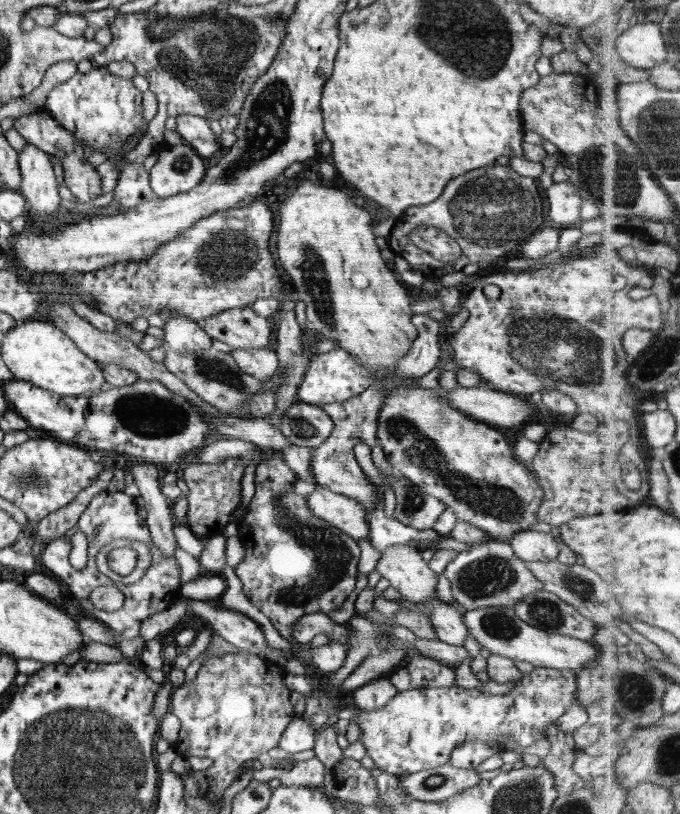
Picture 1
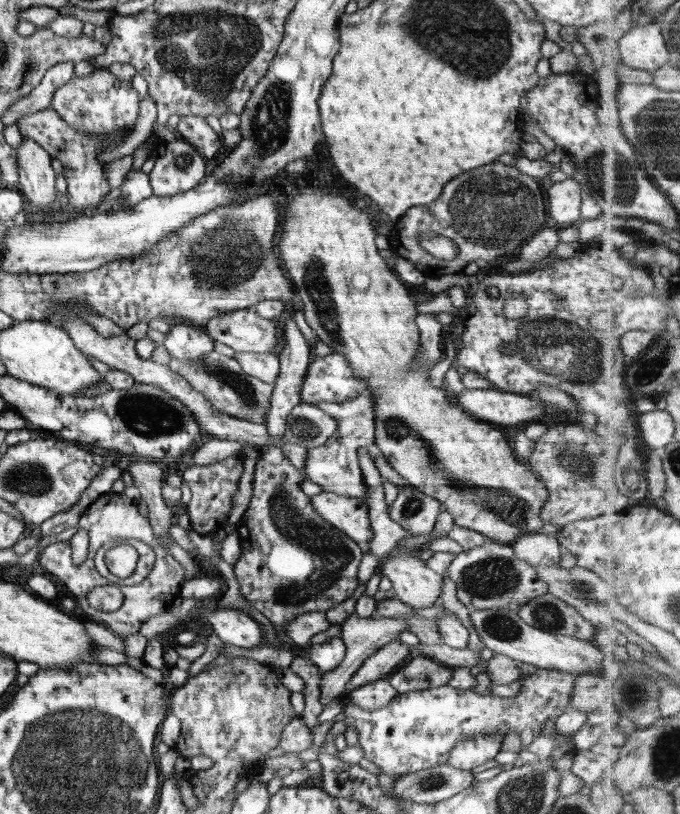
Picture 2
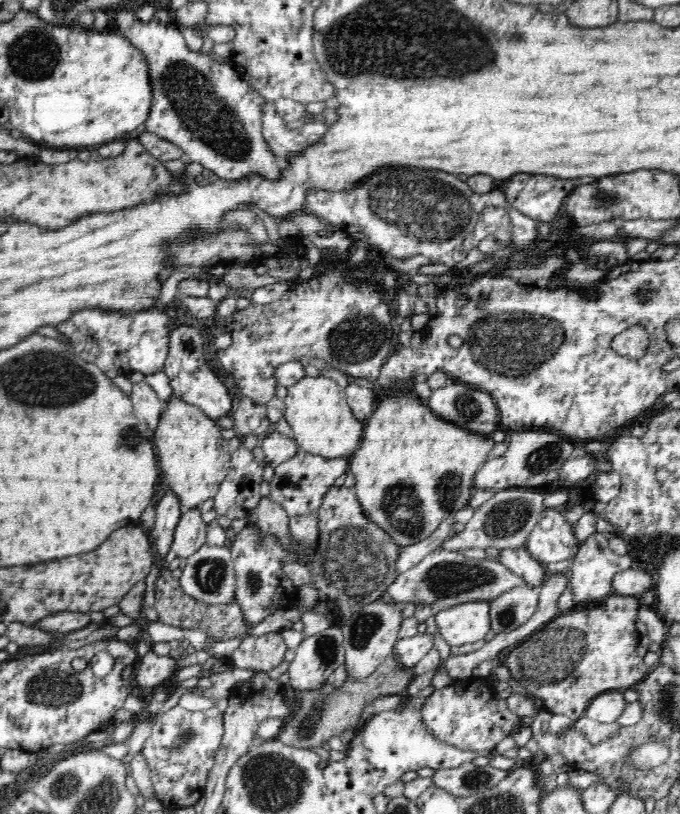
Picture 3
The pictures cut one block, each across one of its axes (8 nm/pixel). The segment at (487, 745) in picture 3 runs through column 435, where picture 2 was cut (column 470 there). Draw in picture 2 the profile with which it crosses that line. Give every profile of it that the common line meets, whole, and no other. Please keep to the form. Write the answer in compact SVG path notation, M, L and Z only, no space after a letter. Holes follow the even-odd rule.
M538 668L536 673L527 674L521 680L522 686L515 697L499 697L482 695L474 690L464 690L446 685L423 691L398 693L385 707L367 711L348 703L344 708L344 722L346 726L354 728L358 734L358 743L364 750L364 758L376 764L382 772L395 777L415 773L424 769L444 765L452 747L468 737L482 737L500 733L502 738L510 730L519 733L522 746L532 744L532 741L543 732L544 722L558 718L569 706L572 689L575 685L574 673L560 672L560 670L546 670Z

